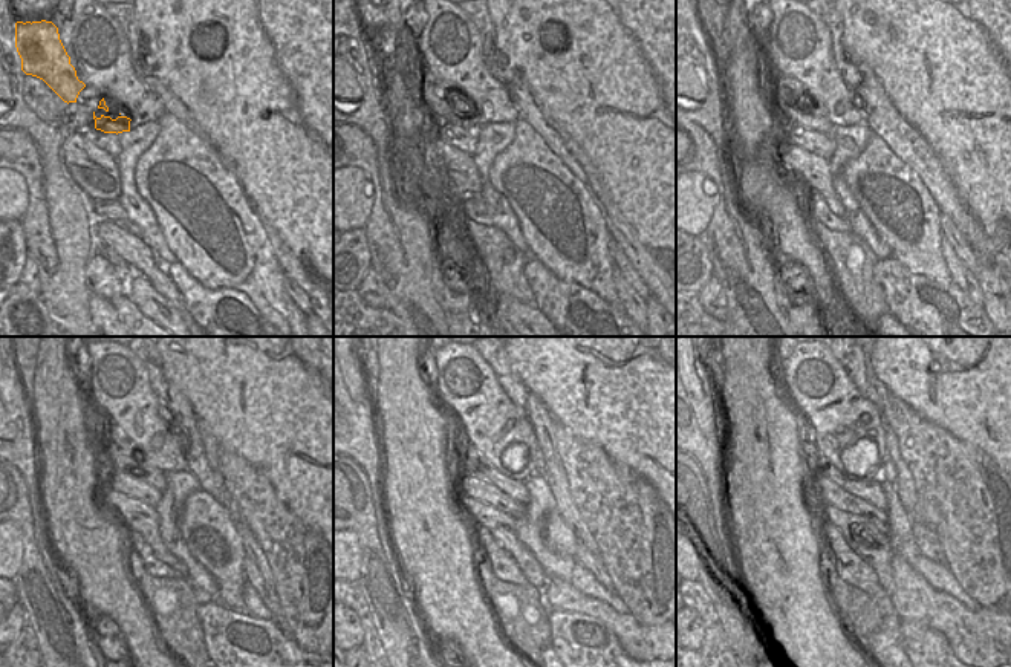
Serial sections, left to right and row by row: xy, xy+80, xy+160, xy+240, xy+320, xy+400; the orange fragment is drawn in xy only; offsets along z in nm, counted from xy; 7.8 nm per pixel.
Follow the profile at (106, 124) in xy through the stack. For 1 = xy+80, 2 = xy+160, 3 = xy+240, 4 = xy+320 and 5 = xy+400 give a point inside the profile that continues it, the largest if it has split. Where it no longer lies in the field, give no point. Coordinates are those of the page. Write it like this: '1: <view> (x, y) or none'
1: xy+80 (439, 109)
2: xy+160 (822, 124)
3: xy+240 (158, 479)
4: xy+320 (516, 490)
5: xy+400 (871, 491)

